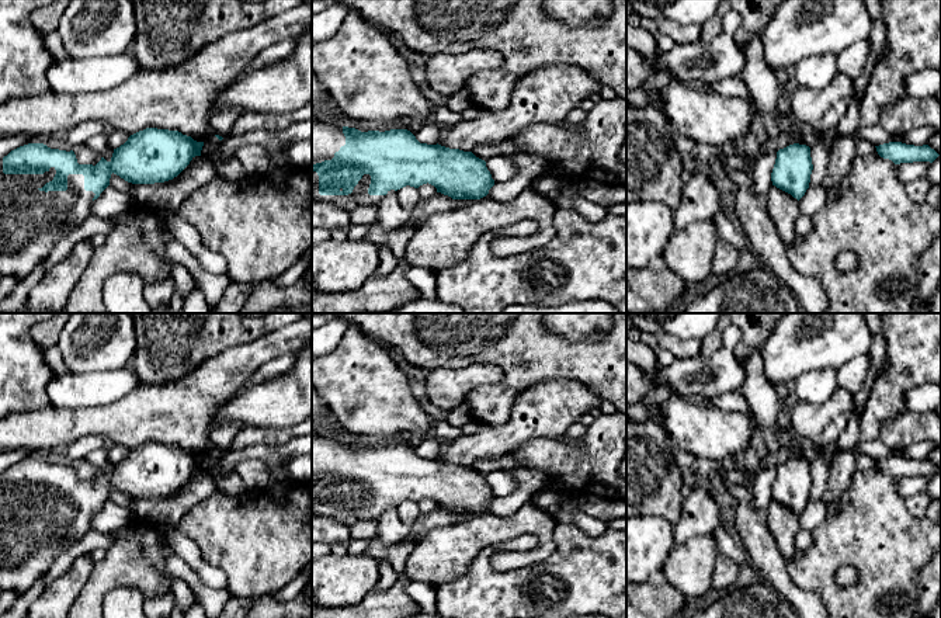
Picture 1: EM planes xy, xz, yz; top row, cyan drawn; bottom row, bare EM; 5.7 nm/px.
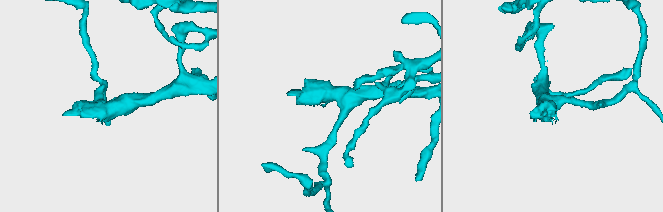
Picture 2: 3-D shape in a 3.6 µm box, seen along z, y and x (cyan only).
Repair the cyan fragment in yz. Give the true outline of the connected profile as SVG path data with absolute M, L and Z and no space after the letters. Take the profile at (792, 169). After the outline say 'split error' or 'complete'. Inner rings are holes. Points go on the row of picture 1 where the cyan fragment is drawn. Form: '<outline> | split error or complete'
M794 143L777 152L771 181L799 201L809 188L812 170L810 147Z | complete

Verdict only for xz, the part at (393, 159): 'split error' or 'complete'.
split error

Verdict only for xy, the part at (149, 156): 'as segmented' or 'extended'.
extended

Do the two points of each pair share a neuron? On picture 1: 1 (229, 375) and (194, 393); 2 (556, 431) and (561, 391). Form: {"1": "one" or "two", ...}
{"1": "one", "2": "one"}

